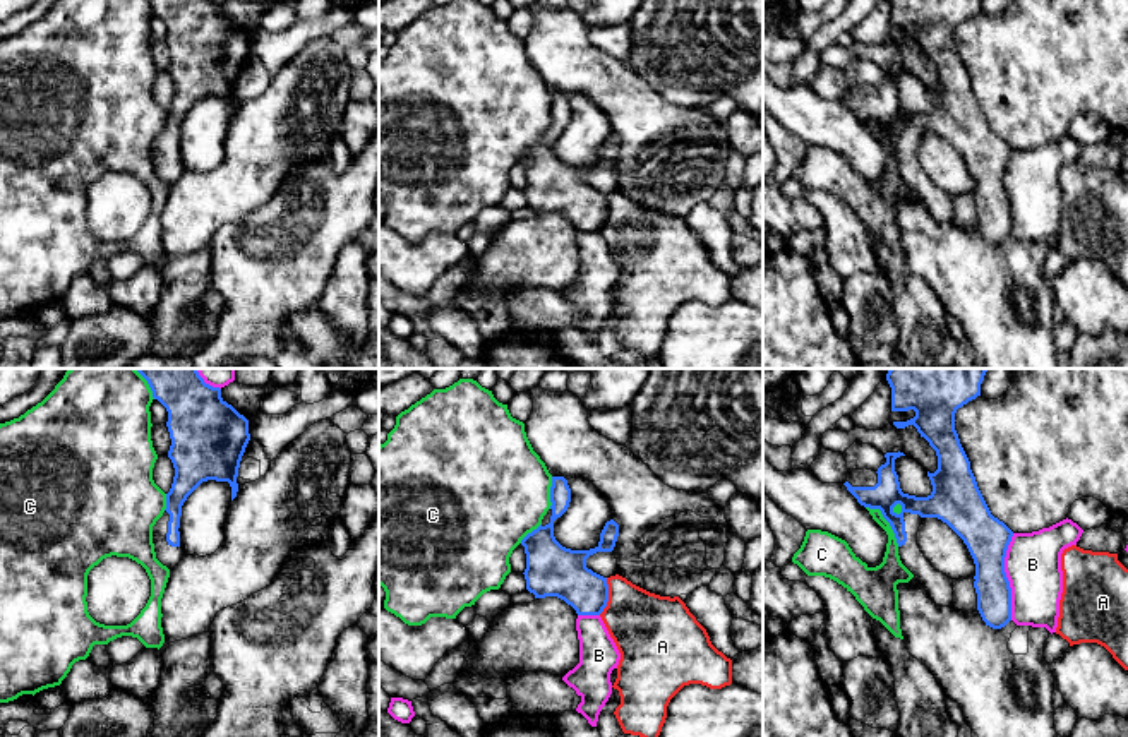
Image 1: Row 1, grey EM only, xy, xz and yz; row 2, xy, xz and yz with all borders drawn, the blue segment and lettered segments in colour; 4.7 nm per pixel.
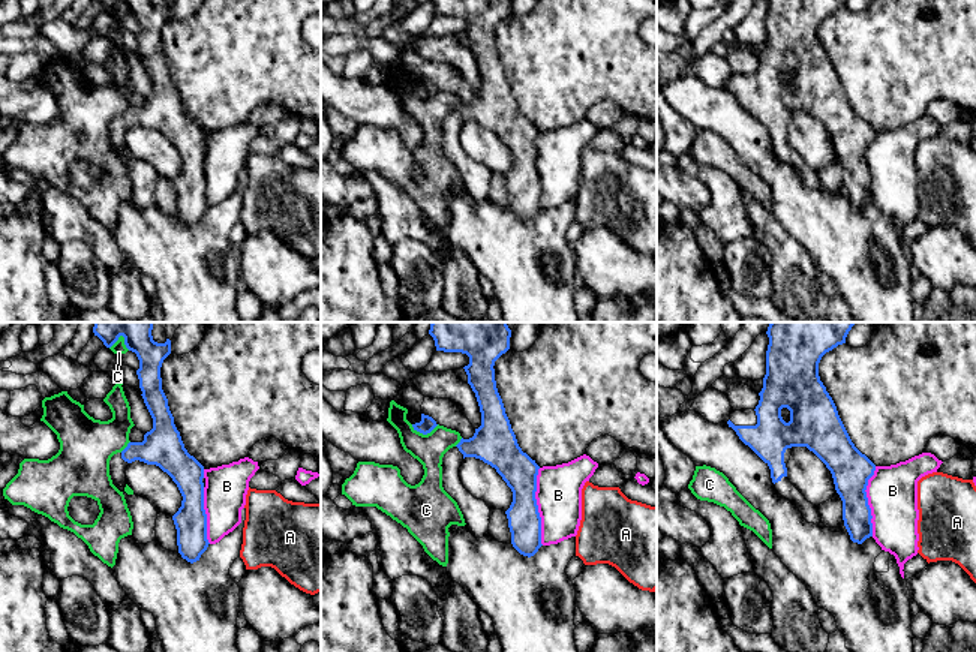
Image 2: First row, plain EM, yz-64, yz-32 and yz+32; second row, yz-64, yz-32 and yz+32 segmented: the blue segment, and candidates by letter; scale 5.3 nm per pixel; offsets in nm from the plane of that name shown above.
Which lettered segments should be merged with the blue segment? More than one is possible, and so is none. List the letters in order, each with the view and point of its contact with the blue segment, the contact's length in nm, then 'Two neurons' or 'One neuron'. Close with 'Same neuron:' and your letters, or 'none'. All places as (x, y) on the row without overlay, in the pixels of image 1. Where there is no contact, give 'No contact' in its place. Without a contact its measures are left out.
A: Touches blue at xz (607, 213). Shared border 180 nm. Two neurons
B: Touches blue at yz (1005, 192). Shared border 400 nm. Two neurons
C: Touches blue at yz (887, 136). Shared border 240 nm. Two neurons
Same neuron: none

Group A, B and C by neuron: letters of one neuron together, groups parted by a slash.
A / B / C

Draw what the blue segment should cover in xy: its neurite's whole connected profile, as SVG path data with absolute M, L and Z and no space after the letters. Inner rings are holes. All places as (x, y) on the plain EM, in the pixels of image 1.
M149 0L153 14L168 27L175 93L166 125L153 142L156 175L170 187L185 171L180 163L180 132L187 113L207 96L228 98L231 117L238 108L238 84L250 57L249 36L209 0Z

